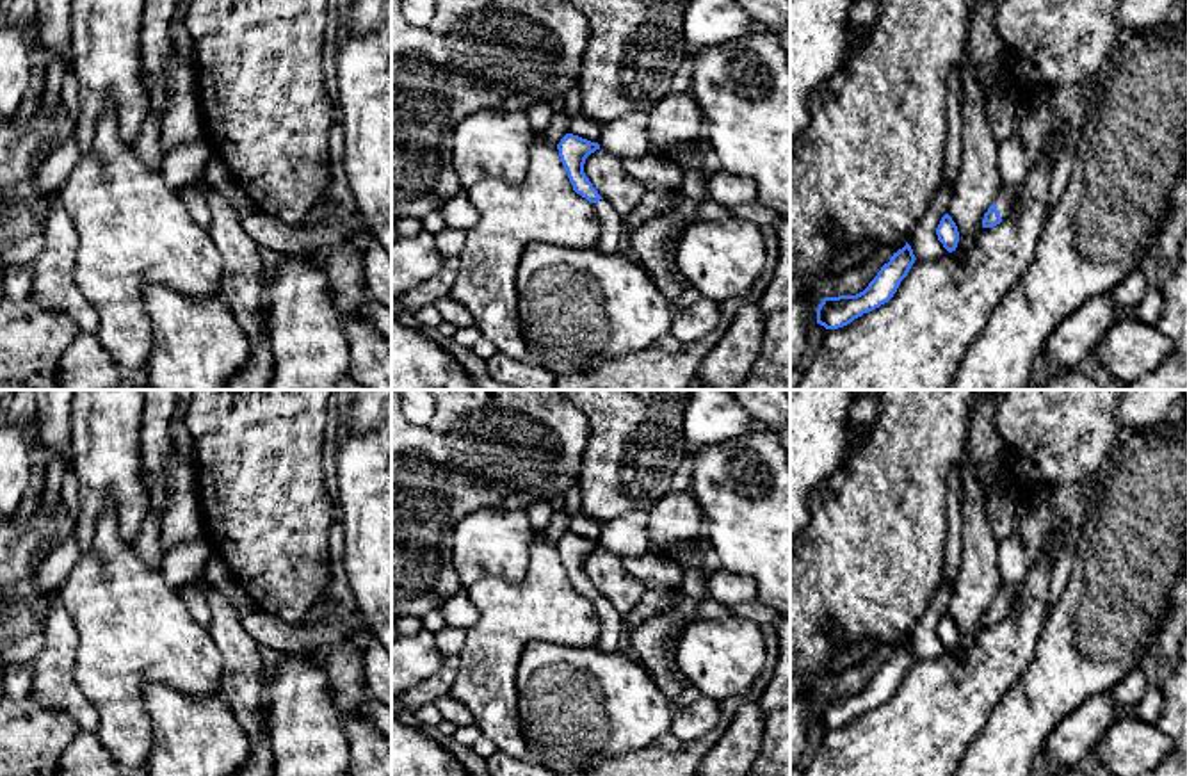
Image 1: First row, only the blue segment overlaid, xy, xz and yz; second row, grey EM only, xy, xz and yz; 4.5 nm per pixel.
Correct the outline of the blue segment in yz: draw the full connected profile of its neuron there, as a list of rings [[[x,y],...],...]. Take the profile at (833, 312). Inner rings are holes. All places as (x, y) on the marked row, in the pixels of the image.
[[[906,242],[906,246],[893,253],[890,262],[881,267],[863,292],[856,295],[824,297],[817,308],[817,324],[826,329],[838,329],[888,303],[915,260],[913,249]]]

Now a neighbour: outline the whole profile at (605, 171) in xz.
[[[596,150],[585,158],[584,173],[623,217],[630,214],[646,194],[646,189],[623,167],[623,160],[603,150]]]

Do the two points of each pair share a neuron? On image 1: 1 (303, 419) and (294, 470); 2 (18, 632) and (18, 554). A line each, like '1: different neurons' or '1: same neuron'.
1: same neuron
2: same neuron

